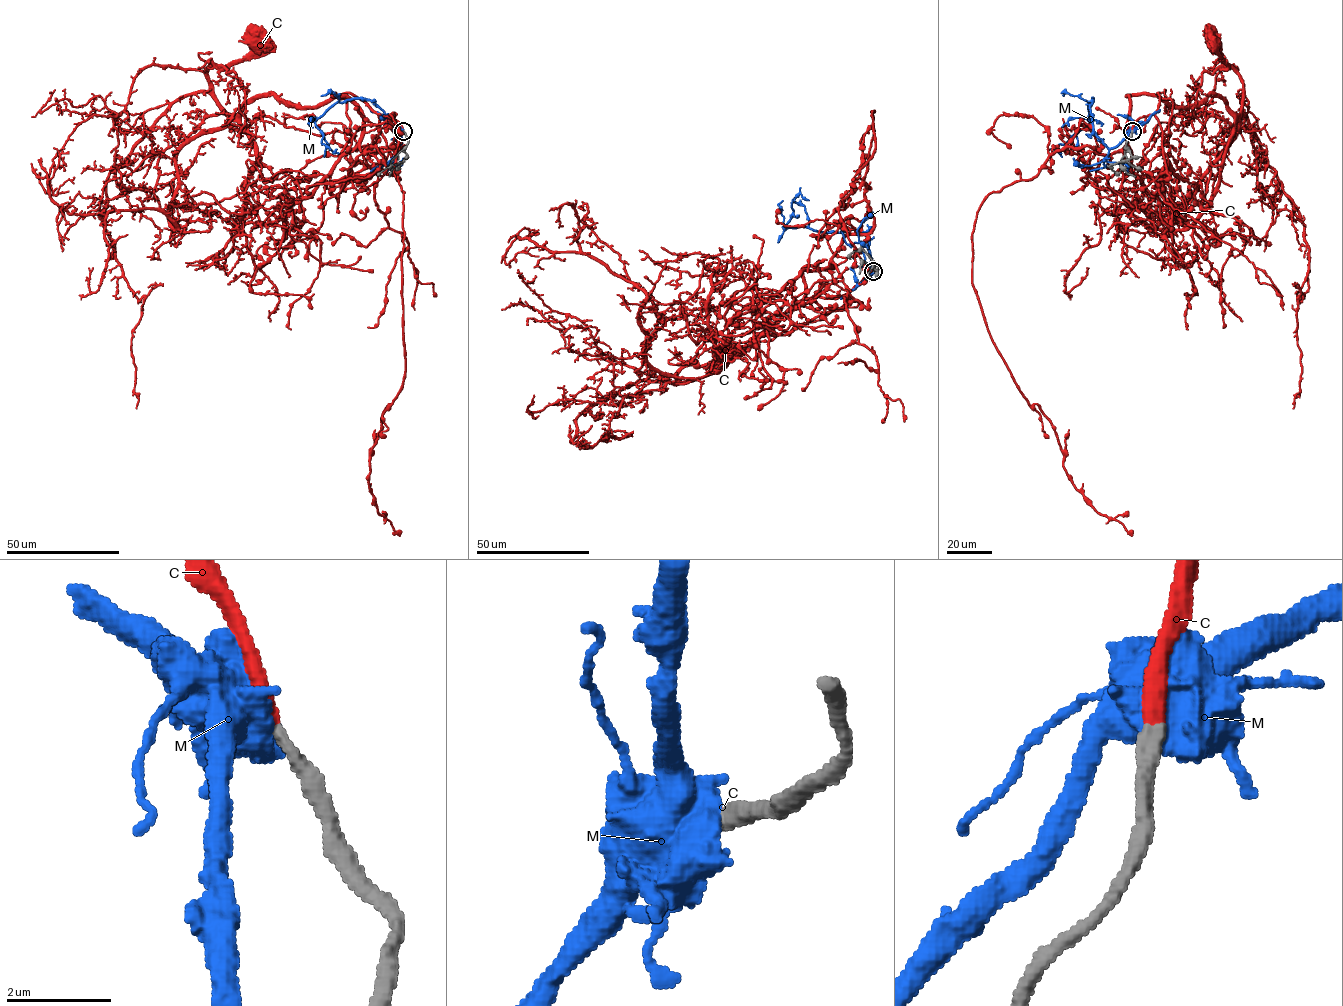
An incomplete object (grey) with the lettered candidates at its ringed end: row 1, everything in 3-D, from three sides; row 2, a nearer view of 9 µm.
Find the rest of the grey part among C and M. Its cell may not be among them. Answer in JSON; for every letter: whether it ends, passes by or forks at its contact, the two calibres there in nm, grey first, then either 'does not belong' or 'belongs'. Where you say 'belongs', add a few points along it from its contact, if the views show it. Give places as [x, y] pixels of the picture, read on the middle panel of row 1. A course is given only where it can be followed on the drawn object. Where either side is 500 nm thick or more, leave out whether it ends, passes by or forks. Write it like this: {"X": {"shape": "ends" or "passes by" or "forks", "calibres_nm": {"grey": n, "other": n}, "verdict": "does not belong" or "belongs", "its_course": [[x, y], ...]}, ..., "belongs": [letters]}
{"C": {"shape": "ends", "calibres_nm": {"grey": 300, "other": 320}, "verdict": "belongs", "its_course": [[873, 271], [841, 296], [794, 305], [703, 377], [677, 376], [686, 366], [701, 367], [726, 352]]}, "M": {"calibres_nm": {"grey": 320, "other": 800}, "verdict": "does not belong"}, "belongs": ["C"]}

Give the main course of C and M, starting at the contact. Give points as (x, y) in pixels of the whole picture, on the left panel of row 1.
C: (403, 131), (349, 93), (312, 106), (263, 93), (229, 114), (207, 70), (245, 59), (256, 41)
M: (403, 131), (398, 148), (388, 117), (377, 105), (364, 98), (335, 103), (315, 122), (322, 144), (339, 153)

